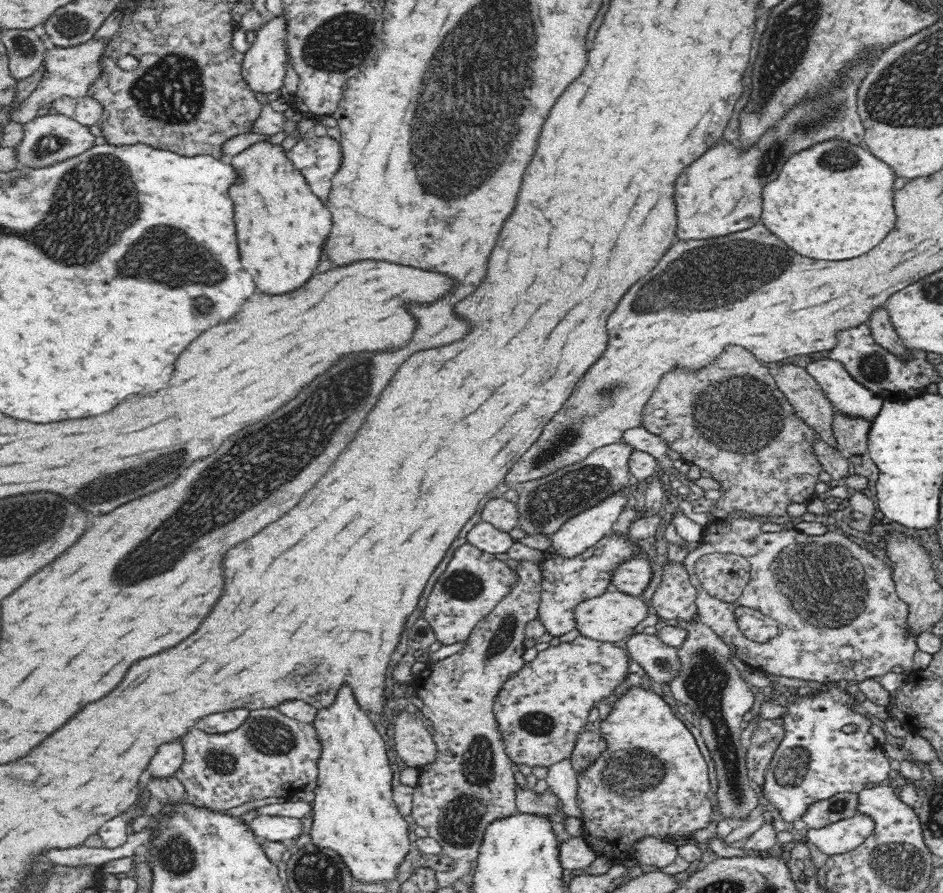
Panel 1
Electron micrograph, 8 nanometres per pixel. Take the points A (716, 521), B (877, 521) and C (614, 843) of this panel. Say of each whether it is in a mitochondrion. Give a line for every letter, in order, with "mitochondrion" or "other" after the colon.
A: other
B: other
C: other

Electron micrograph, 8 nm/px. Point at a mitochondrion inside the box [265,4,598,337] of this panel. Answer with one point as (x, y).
(342, 43)

